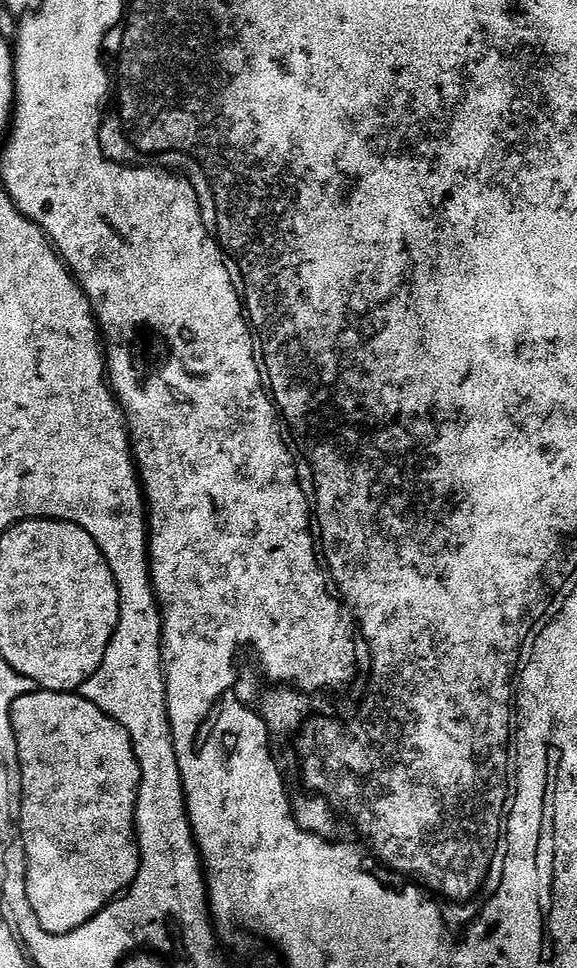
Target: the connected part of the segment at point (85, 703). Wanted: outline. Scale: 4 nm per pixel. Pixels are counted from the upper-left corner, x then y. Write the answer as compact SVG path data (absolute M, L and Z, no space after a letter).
M37 692L26 693L13 702L12 724L14 734L17 736L17 758L19 760L21 788L18 791L18 836L25 840L25 870L26 894L29 895L30 906L38 914L42 930L55 936L65 936L78 926L90 922L90 918L103 910L107 904L112 903L132 885L140 869L140 842L136 839L136 803L140 793L140 763L132 745L128 731L112 716L88 700L83 694L76 692Z

